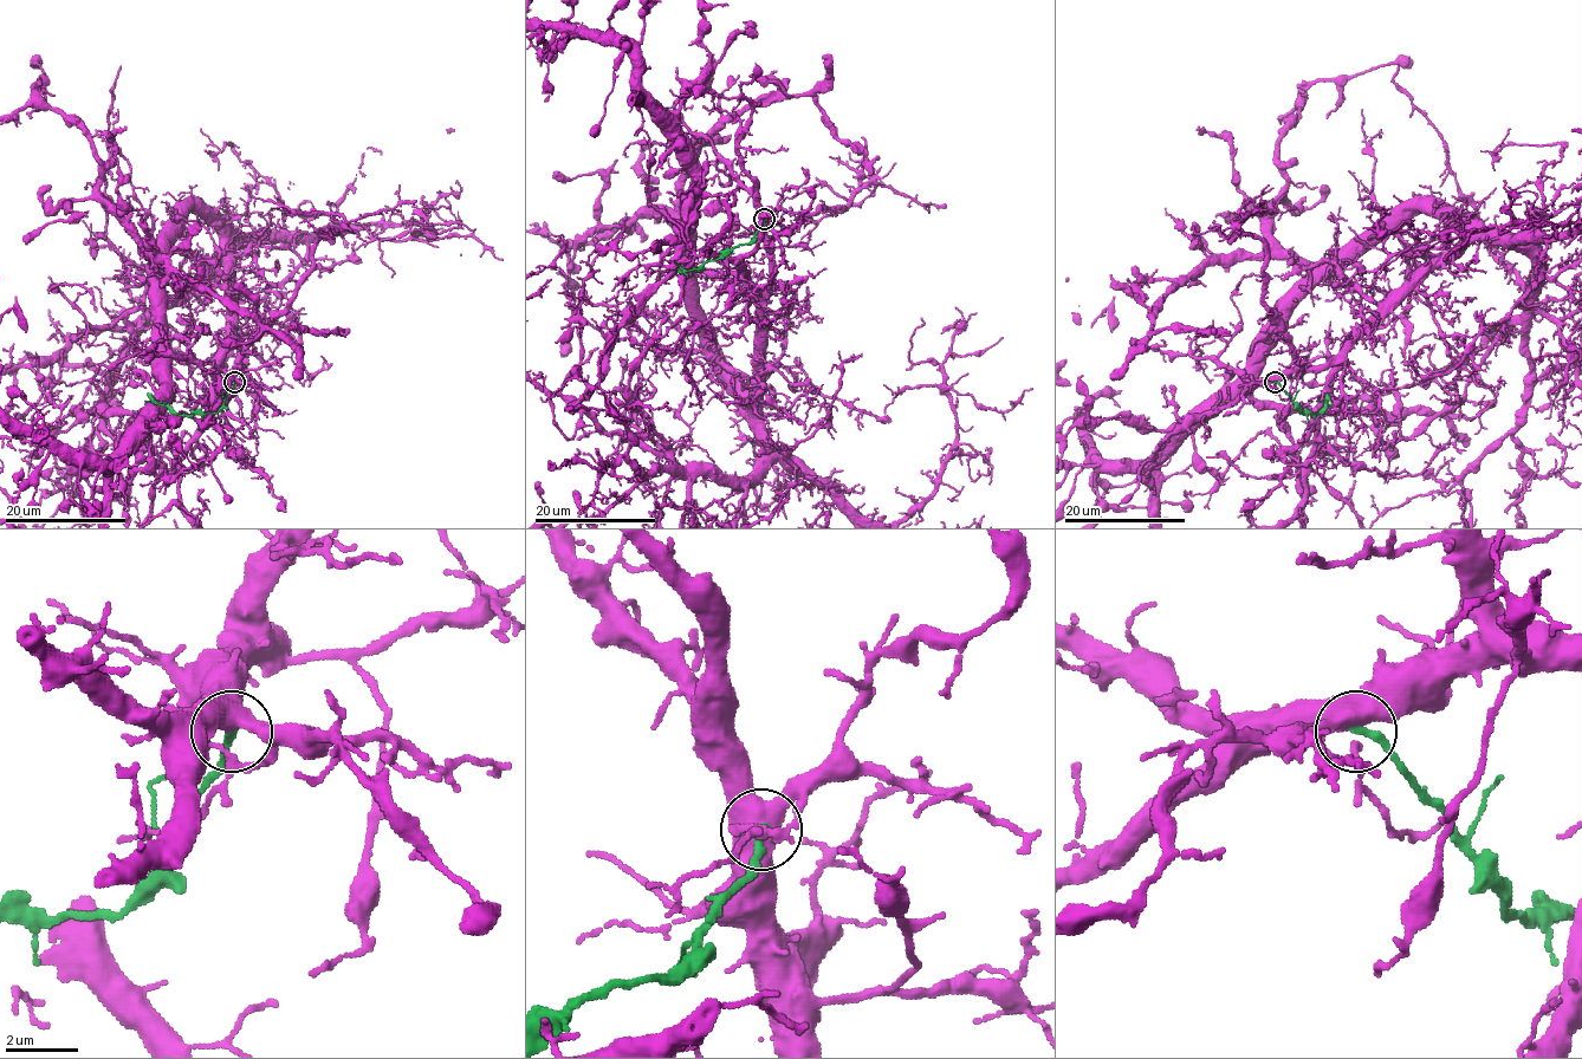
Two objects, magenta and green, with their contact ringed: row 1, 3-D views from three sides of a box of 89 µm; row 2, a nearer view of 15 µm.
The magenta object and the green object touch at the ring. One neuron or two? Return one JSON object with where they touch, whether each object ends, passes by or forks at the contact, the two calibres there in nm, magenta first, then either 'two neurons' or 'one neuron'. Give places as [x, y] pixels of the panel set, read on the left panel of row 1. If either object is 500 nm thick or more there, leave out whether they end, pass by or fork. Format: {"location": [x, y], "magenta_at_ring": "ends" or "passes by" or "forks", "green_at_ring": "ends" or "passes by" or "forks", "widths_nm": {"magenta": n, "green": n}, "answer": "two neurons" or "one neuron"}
{"location": [234, 382], "widths_nm": {"magenta": 550, "green": 240}, "answer": "two neurons"}

